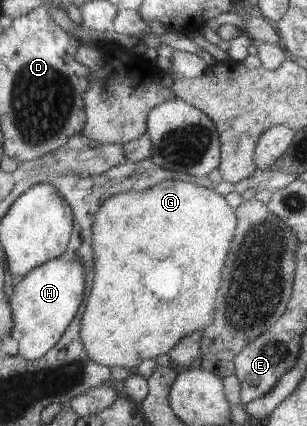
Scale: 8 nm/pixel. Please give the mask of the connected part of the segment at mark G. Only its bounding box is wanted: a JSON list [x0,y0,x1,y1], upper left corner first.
[81,179,238,373]

